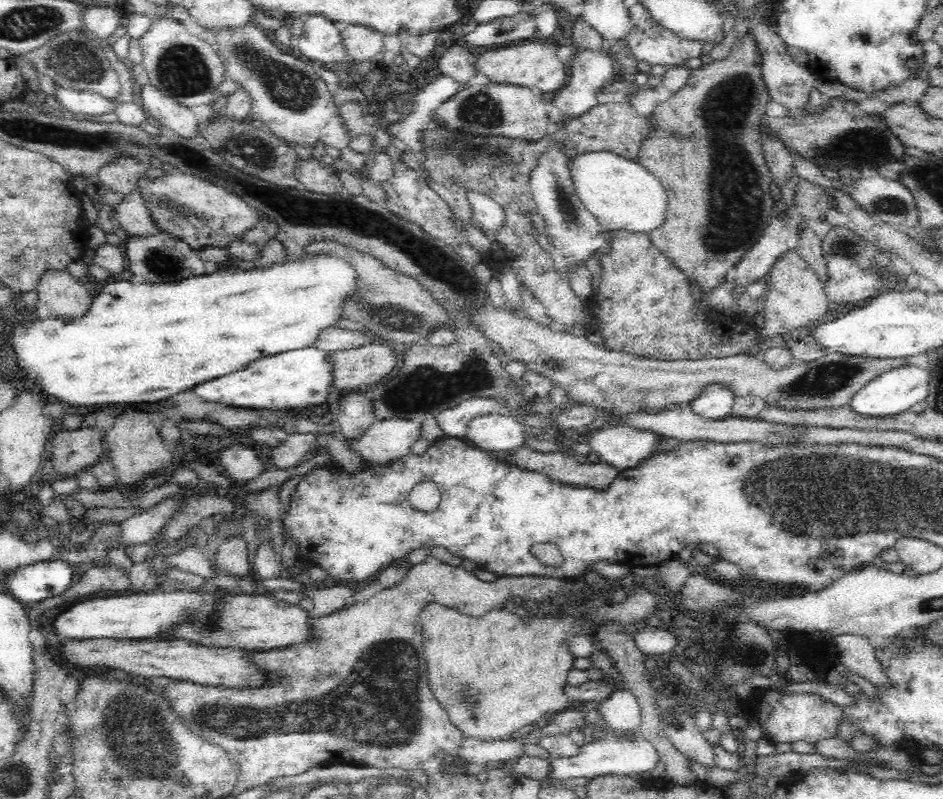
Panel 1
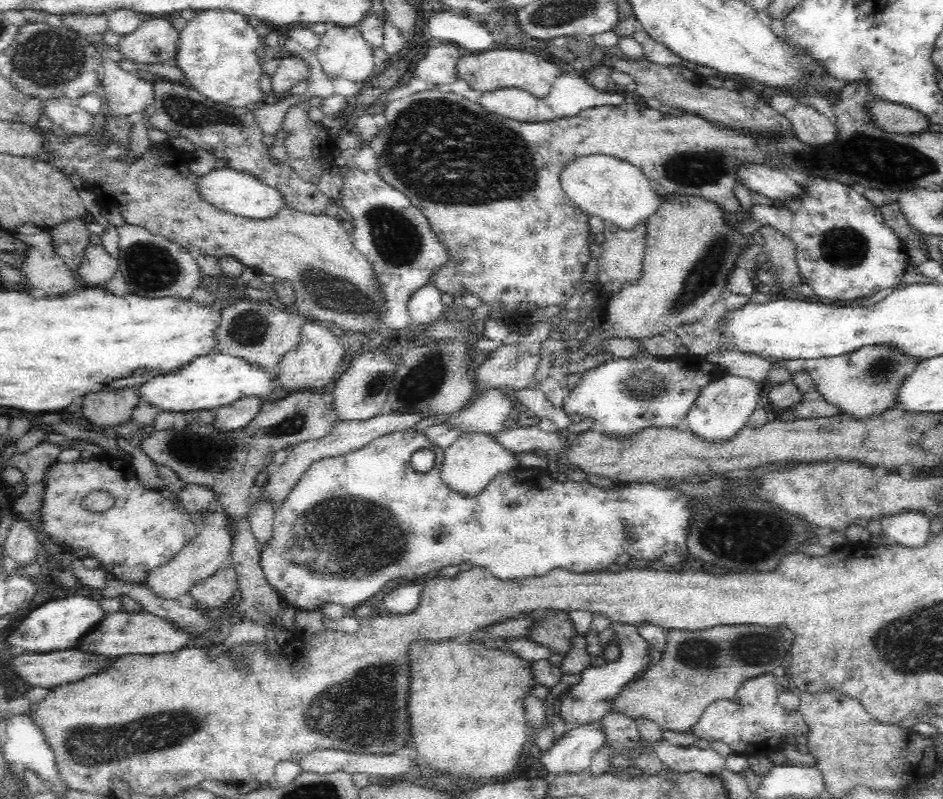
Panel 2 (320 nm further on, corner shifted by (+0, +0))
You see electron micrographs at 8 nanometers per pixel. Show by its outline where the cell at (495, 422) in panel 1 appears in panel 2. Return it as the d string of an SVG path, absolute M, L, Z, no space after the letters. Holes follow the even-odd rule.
M471 432L462 433L455 439L452 445L446 448L440 469L441 479L455 491L464 495L477 495L498 473L518 467L519 456L507 450L494 435Z

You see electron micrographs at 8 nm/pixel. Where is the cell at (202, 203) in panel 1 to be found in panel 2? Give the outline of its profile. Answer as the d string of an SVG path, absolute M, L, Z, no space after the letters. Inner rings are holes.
M228 167L198 175L194 188L200 195L200 199L213 206L215 210L252 220L270 219L278 212L278 209L283 207L282 197L274 188L266 186L251 174L238 172Z

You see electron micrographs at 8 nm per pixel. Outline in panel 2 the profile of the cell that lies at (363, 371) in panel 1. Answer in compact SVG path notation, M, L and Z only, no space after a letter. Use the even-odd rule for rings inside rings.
M306 319L306 323L302 326L300 346L284 356L280 368L277 369L281 387L287 392L294 392L295 389L307 391L311 388L330 388L346 358L348 347L342 344L340 332L330 325Z

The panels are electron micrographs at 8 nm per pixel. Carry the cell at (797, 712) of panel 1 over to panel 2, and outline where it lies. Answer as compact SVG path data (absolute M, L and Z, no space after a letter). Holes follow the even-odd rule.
M772 673L744 681L733 699L718 699L708 705L698 724L692 728L692 733L710 743L721 740L732 752L745 757L768 757L798 736L810 734L810 729L800 712L788 711L778 701L776 687L778 681L779 679Z

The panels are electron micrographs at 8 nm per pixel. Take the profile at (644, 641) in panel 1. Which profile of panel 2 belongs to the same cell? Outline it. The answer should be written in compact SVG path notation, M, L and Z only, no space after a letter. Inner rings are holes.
M618 623L612 632L612 637L616 640L618 650L620 650L618 660L608 661L600 667L589 667L579 675L581 677L579 683L572 684L563 695L560 695L559 715L565 724L588 724L602 719L607 712L612 711L612 704L616 702L622 688L639 678L652 664L650 658L651 644L638 633L638 625Z

